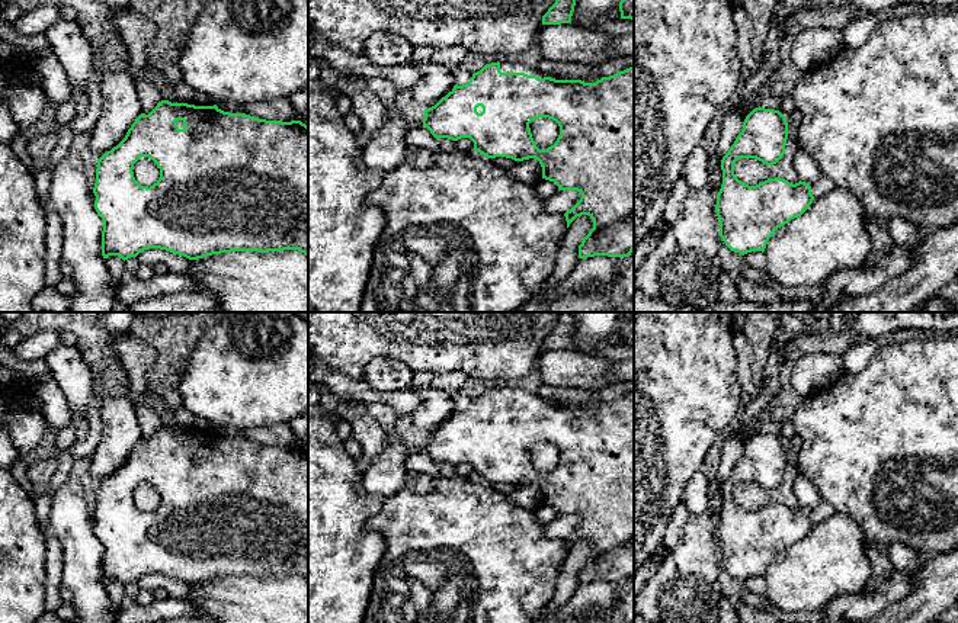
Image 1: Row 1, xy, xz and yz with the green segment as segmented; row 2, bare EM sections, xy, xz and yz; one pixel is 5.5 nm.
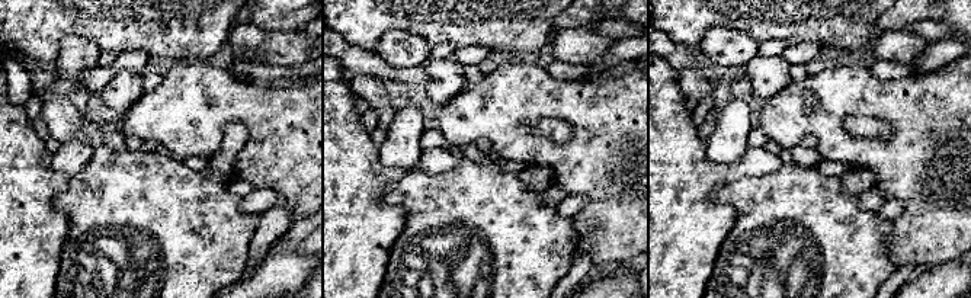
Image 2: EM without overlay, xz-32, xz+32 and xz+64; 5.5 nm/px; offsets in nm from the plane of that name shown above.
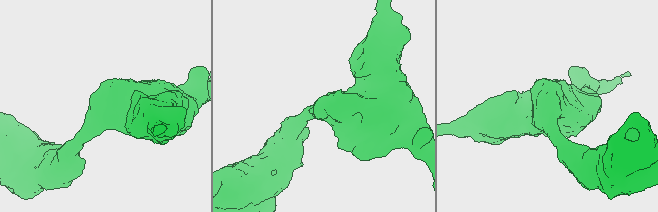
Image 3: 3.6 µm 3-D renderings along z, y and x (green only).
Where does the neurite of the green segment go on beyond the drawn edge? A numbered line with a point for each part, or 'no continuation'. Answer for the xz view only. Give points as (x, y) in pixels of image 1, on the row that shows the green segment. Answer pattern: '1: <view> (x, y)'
1: xz (505, 67)

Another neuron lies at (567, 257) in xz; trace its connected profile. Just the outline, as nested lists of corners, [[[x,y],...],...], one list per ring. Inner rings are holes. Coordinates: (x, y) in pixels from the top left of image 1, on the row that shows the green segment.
[[[589,215],[577,216],[567,228],[560,243],[557,264],[539,290],[548,290],[563,282],[579,261],[579,245],[593,228],[593,219]]]

